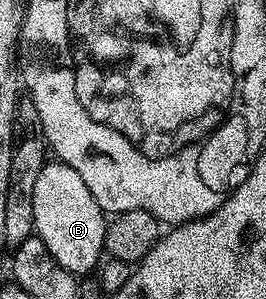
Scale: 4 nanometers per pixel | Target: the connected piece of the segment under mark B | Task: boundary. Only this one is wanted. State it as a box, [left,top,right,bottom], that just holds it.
[32,161,107,277]

